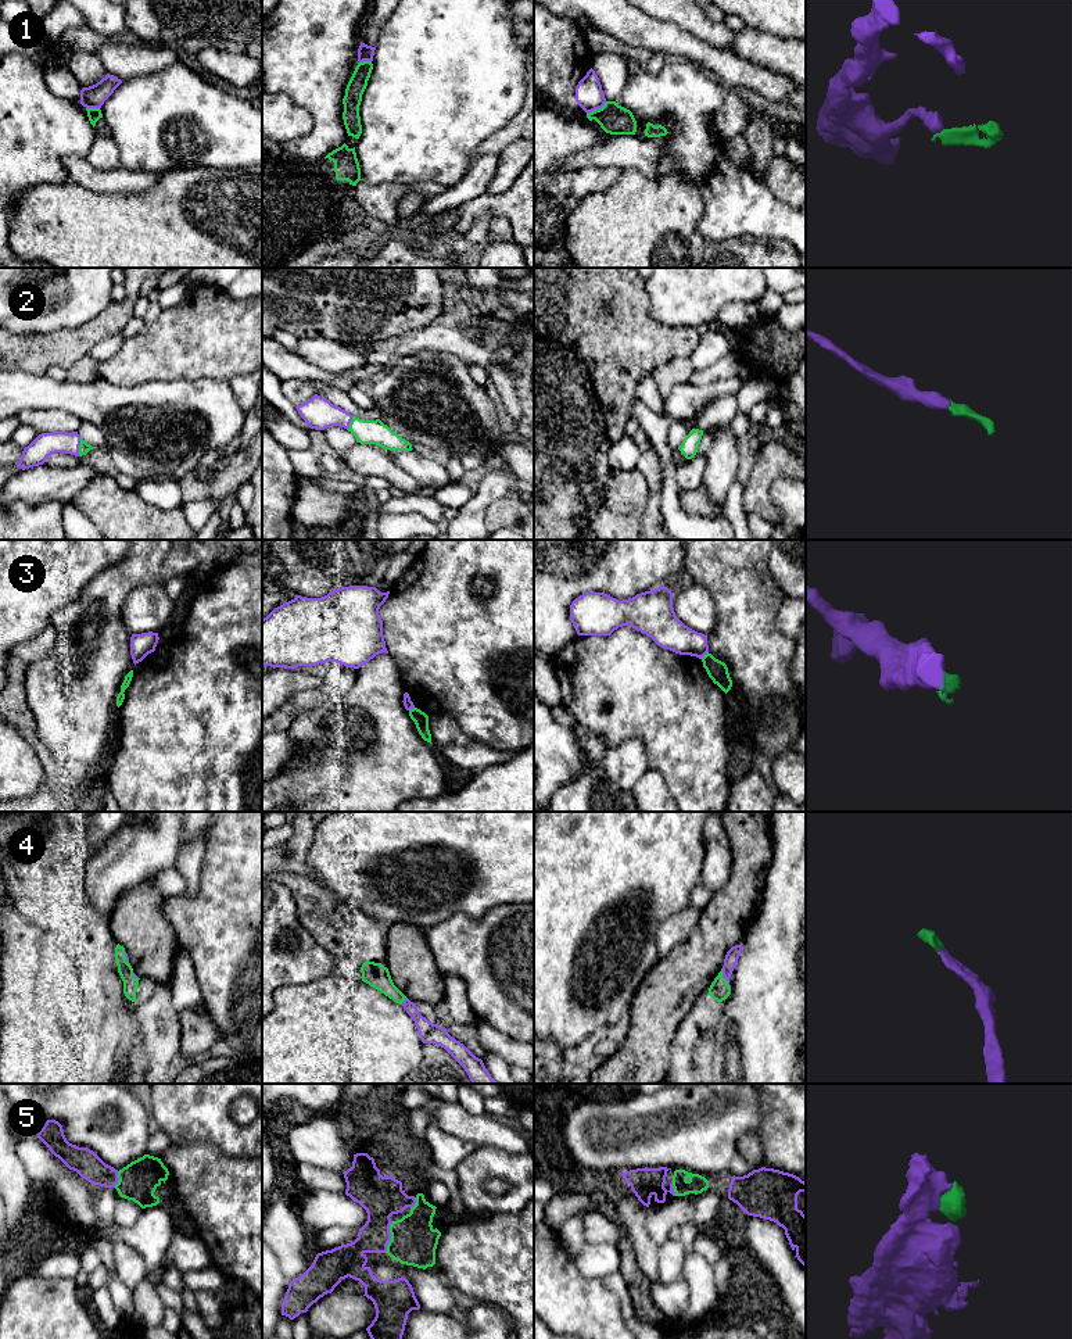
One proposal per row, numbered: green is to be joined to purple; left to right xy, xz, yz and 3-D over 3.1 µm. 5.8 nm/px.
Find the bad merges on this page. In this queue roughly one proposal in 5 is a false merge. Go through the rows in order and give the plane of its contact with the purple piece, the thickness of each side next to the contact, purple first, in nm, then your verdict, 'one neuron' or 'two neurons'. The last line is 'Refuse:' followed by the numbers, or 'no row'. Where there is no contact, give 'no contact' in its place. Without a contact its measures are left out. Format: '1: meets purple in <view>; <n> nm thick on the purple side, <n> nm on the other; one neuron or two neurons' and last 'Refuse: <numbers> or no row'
1: meets purple in yz; 160 nm thick on the purple side, 170 nm on the other; two neurons
2: meets purple in xy; 140 nm thick on the purple side, 60 nm on the other; one neuron
3: meets purple in yz; 190 nm thick on the purple side, 120 nm on the other; two neurons
4: meets purple in yz; 80 nm thick on the purple side, 120 nm on the other; one neuron
5: meets purple in xz; 240 nm thick on the purple side, 260 nm on the other; one neuron
Refuse: 1, 3

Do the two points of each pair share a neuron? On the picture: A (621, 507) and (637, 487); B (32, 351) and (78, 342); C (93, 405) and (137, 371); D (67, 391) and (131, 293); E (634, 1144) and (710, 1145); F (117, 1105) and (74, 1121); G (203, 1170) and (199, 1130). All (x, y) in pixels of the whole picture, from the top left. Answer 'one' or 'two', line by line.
A: one
B: one
C: two
D: two
E: one
F: one
G: two

